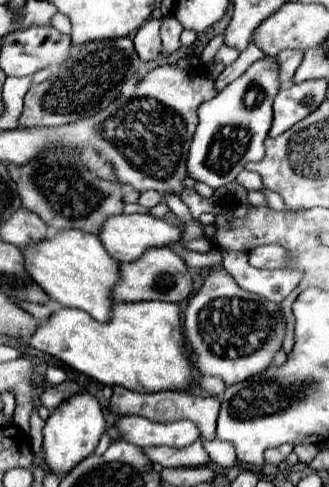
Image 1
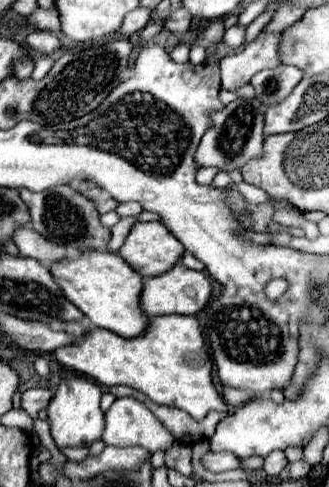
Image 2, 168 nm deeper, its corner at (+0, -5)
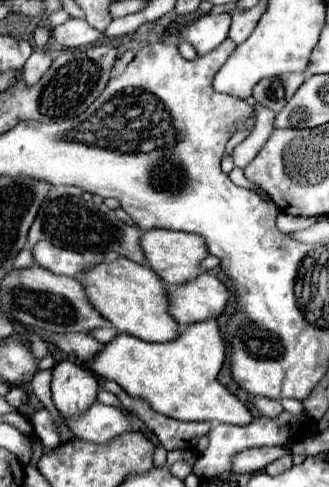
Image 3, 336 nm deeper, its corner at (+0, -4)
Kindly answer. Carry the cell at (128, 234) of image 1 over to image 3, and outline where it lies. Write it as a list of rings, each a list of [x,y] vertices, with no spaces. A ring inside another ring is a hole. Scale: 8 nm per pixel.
[[[149,230],[149,232],[143,232],[141,246],[143,246],[143,252],[145,252],[147,264],[149,264],[149,266],[155,270],[155,274],[159,274],[169,286],[185,284],[185,282],[197,278],[199,274],[203,274],[201,262],[209,256],[203,238],[199,238],[197,234],[187,234],[187,232]]]

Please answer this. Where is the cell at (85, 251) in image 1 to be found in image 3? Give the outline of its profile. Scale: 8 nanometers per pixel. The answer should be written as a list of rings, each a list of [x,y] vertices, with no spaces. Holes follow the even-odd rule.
[[[127,258],[99,264],[81,274],[81,284],[91,304],[119,332],[137,336],[147,342],[169,342],[179,336],[179,324],[169,314],[167,284],[145,264],[135,264]]]

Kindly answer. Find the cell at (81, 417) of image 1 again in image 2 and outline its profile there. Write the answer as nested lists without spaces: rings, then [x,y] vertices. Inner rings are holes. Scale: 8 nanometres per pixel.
[[[63,379],[55,389],[55,395],[47,407],[47,421],[51,427],[51,437],[57,447],[89,447],[93,441],[101,439],[105,421],[103,411],[99,409],[101,387],[89,379]]]

